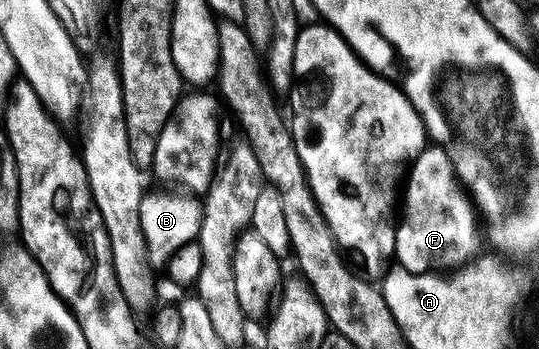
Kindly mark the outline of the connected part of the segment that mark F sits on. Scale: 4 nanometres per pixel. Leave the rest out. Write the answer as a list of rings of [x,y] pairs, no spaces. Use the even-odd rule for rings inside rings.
[[[442,147],[423,149],[404,178],[400,220],[394,231],[393,260],[413,273],[450,271],[467,264],[478,249],[478,225],[469,200],[454,172],[451,154]]]

